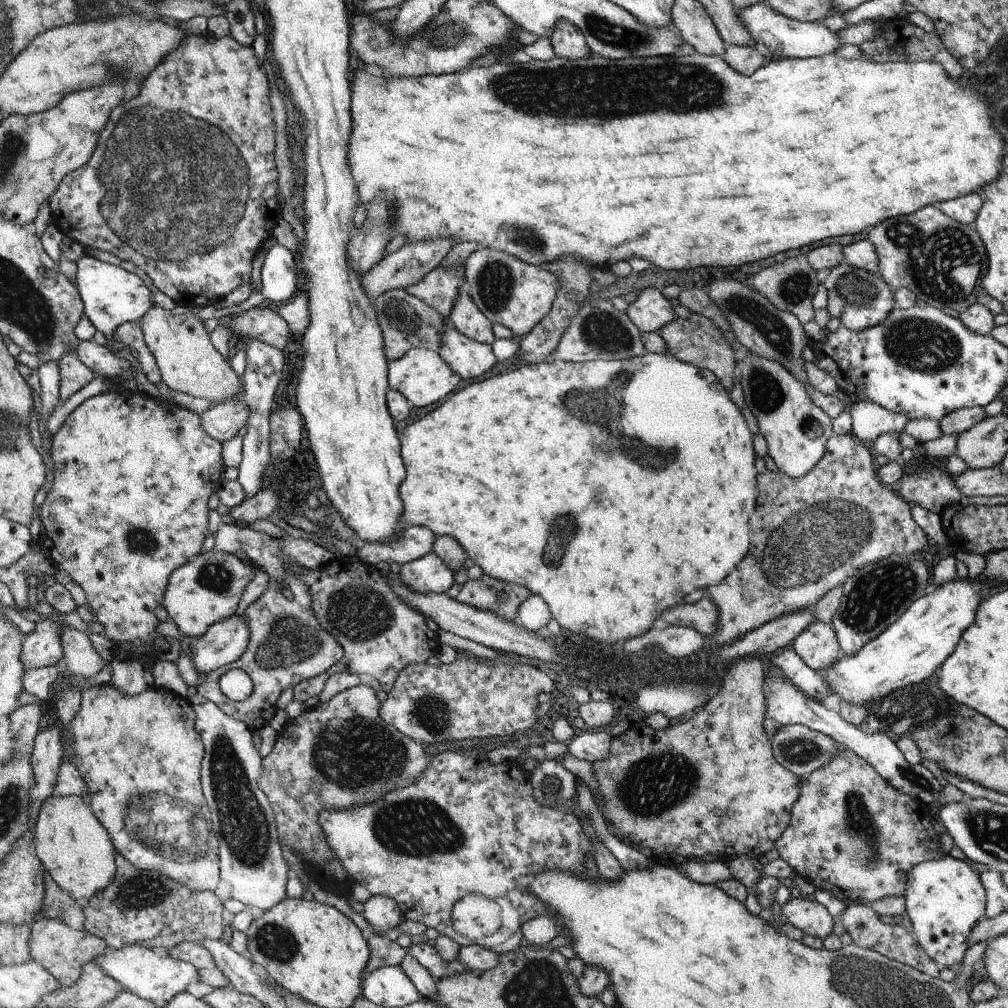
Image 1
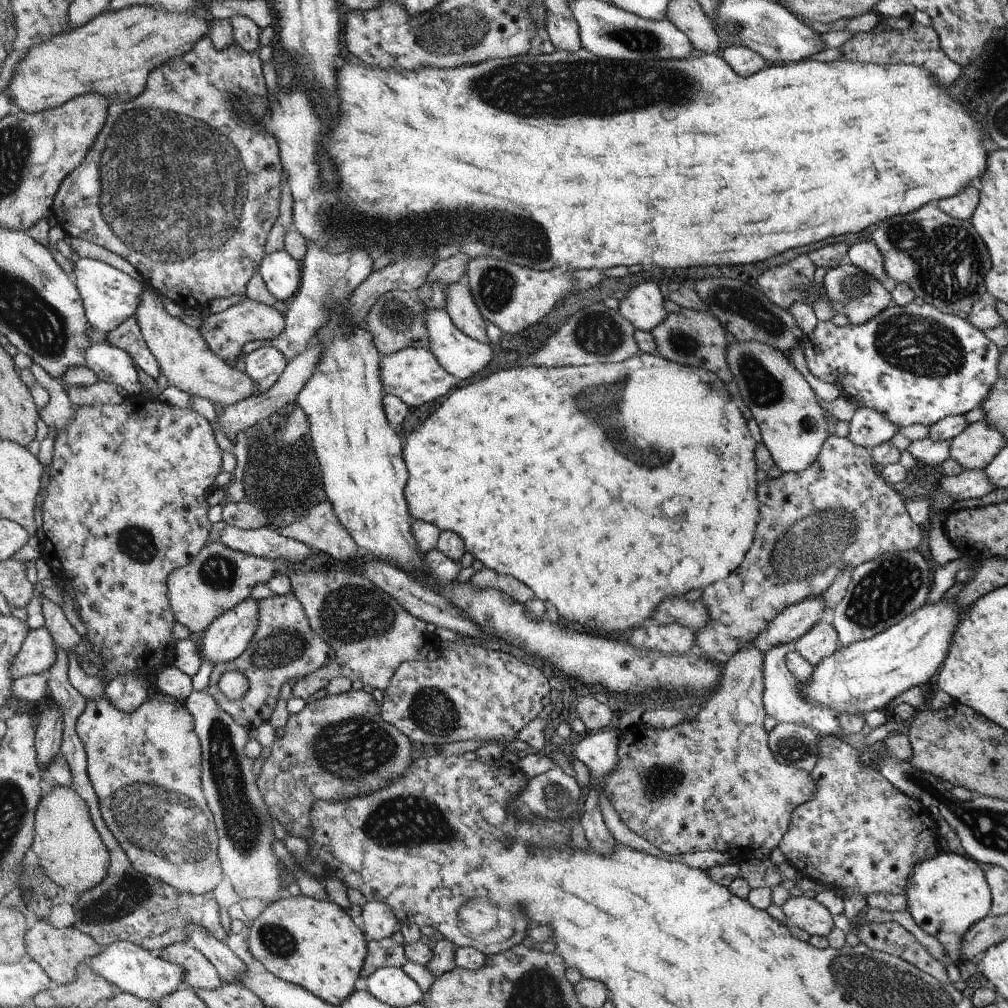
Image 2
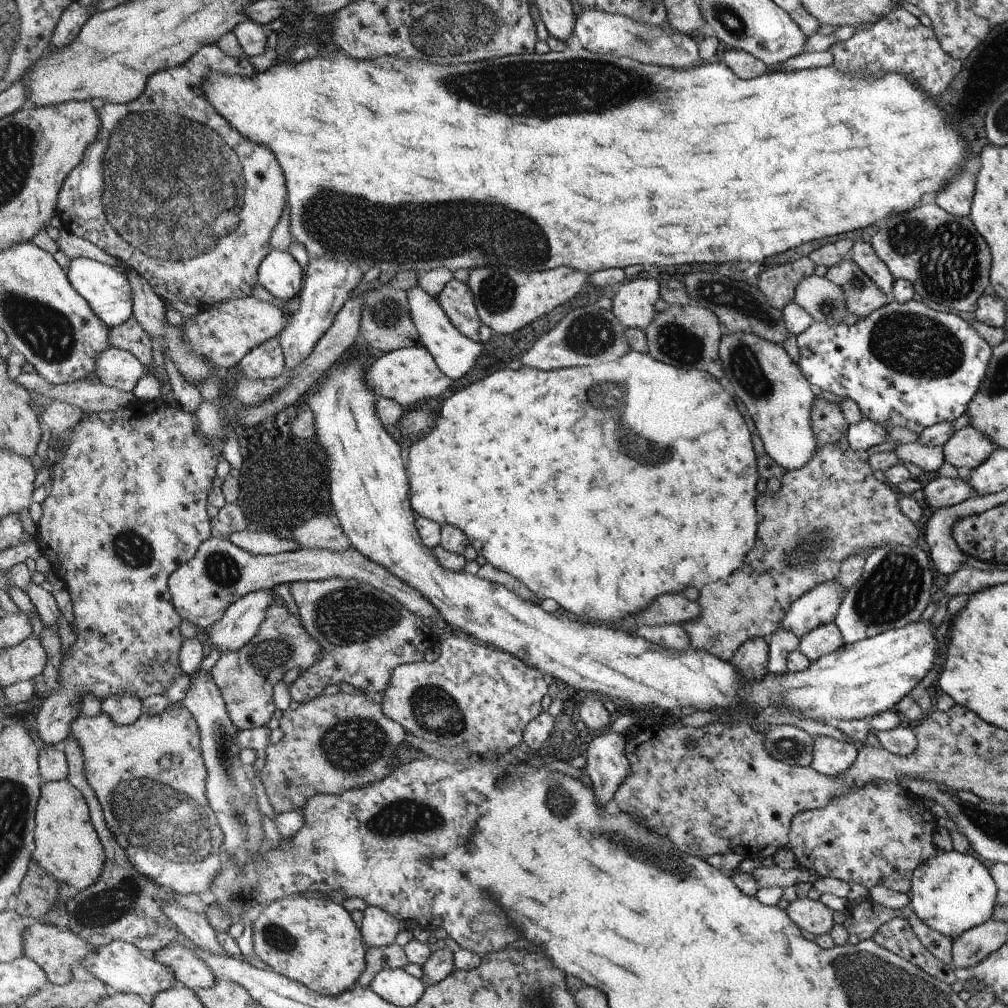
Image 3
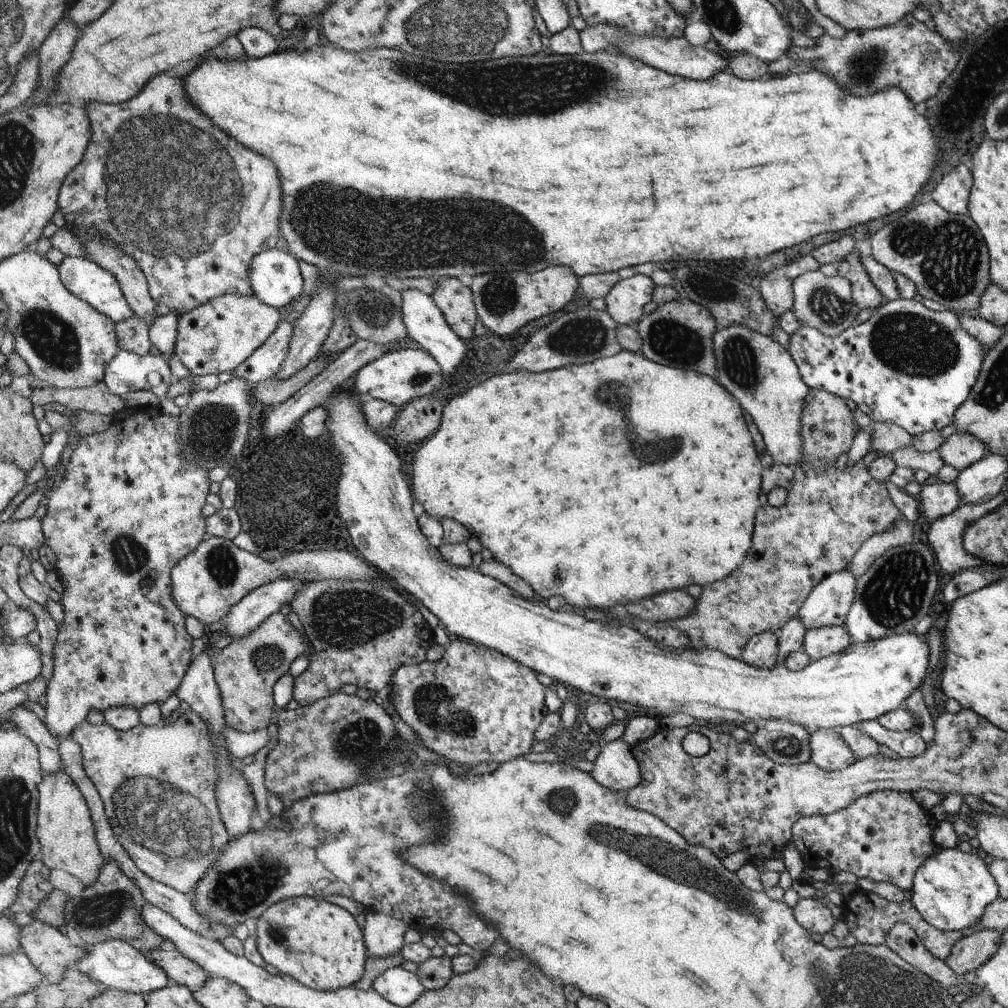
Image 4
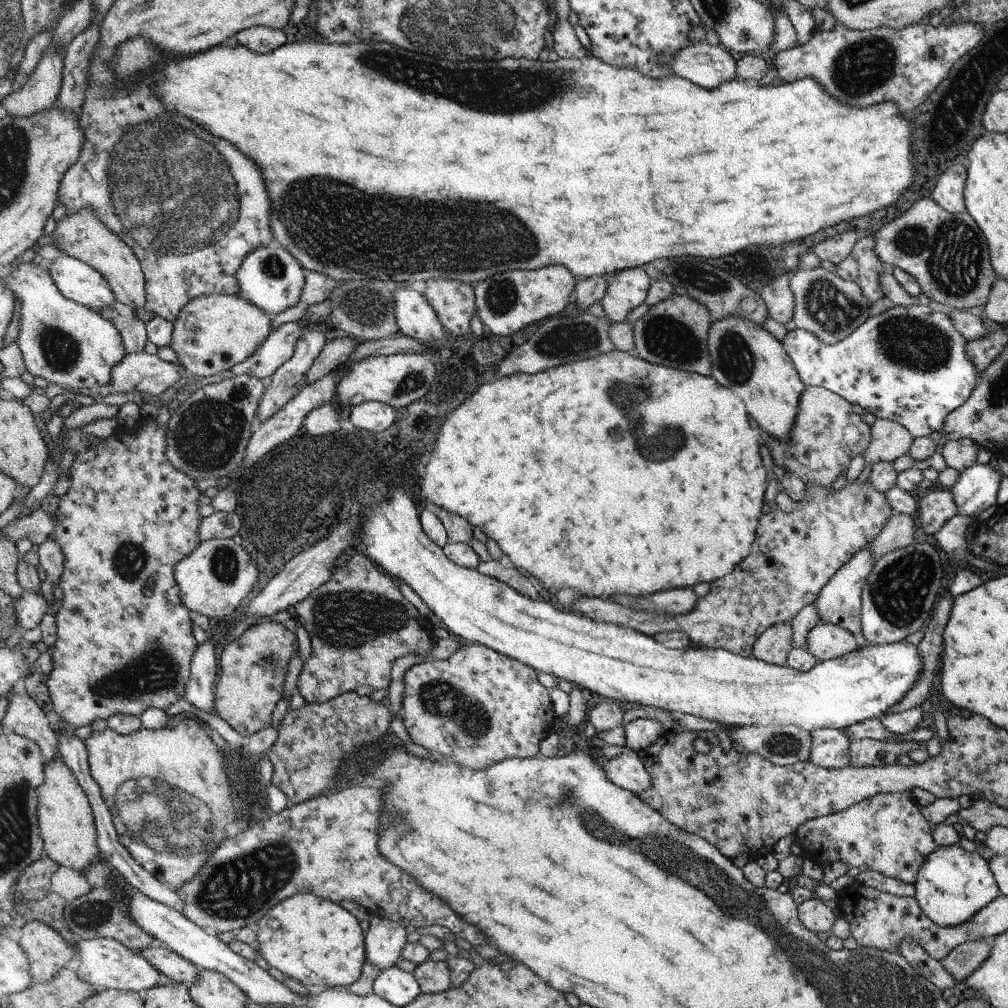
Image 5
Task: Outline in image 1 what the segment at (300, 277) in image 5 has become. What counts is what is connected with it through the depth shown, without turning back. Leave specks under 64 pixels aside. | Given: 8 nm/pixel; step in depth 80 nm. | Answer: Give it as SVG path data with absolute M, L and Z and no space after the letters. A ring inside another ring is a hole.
M276 243L261 268L262 296L266 304L287 303L298 290L298 268L293 252Z

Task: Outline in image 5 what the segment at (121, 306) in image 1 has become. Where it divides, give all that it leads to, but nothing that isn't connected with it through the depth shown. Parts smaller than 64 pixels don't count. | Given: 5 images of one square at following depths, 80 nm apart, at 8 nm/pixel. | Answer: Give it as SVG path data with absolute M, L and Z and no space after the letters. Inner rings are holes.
M62 253L55 260L49 261L49 265L49 273L55 285L67 299L95 311L100 311L116 301L109 283L88 263Z

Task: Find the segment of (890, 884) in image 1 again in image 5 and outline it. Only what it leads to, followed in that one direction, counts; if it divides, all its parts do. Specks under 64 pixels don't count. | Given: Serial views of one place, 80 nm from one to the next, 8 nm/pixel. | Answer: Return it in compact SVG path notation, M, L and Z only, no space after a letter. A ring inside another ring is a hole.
M816 729L811 733L810 761L817 767L841 769L850 766L850 741L838 729ZM880 793L857 802L839 813L815 818L798 828L796 839L797 844L810 854L810 859L814 859L814 862L819 862L823 866L840 860L848 864L849 868L856 866L861 872L873 870L912 884L916 882L922 863L926 857L935 852L937 845L934 844L930 824L926 822L913 799L905 793Z

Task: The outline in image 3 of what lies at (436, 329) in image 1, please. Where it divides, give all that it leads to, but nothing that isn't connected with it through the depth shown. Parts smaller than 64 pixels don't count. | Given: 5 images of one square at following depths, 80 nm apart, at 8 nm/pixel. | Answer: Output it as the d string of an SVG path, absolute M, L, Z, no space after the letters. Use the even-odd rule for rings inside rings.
M380 286L368 291L364 296L364 310L360 320L360 337L374 353L388 353L404 347L420 344L420 334L412 322L408 307L408 294L405 290L396 290L390 286Z

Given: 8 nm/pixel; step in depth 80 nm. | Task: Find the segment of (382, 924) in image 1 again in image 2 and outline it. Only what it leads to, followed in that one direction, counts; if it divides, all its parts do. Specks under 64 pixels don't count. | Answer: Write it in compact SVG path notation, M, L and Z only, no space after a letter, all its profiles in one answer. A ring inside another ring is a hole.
M367 901L362 908L359 919L364 925L364 932L368 935L369 942L387 939L399 930L398 919L388 904Z

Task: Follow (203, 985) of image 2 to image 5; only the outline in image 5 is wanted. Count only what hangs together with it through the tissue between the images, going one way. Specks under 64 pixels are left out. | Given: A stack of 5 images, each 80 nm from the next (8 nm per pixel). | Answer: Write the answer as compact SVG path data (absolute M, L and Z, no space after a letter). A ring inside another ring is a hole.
M156 942L148 944L146 948L140 950L139 954L142 954L157 971L165 974L171 981L190 984L198 980L200 970L164 944Z

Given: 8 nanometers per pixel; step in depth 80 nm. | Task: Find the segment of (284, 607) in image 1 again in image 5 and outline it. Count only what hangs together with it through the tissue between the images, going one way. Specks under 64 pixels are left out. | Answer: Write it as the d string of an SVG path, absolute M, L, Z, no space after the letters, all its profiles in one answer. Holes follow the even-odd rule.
M276 622L254 625L219 650L214 706L236 734L249 737L270 727L270 724L244 724L244 722L270 722L272 712L278 700L282 698L288 662L296 654L296 650L298 650L296 634Z

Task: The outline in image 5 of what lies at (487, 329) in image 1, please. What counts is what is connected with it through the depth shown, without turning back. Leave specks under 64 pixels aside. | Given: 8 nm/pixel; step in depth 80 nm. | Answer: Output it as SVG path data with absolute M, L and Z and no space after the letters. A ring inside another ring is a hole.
M440 277L426 281L426 297L439 315L439 321L448 334L464 336L471 331L471 318L476 314L474 285Z

